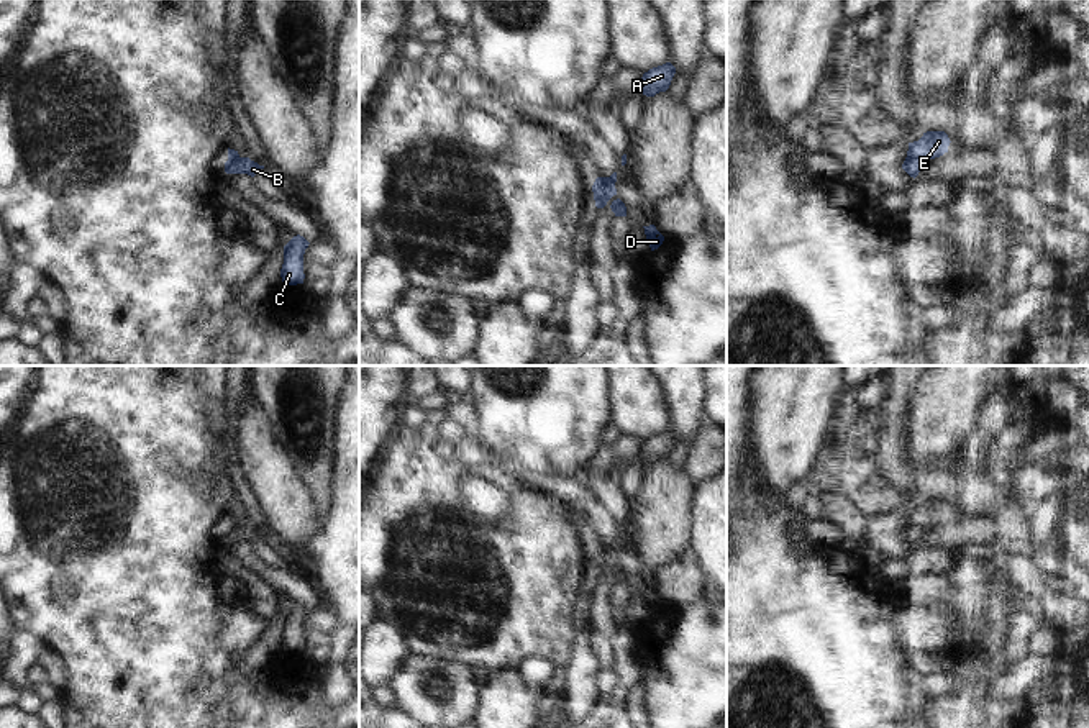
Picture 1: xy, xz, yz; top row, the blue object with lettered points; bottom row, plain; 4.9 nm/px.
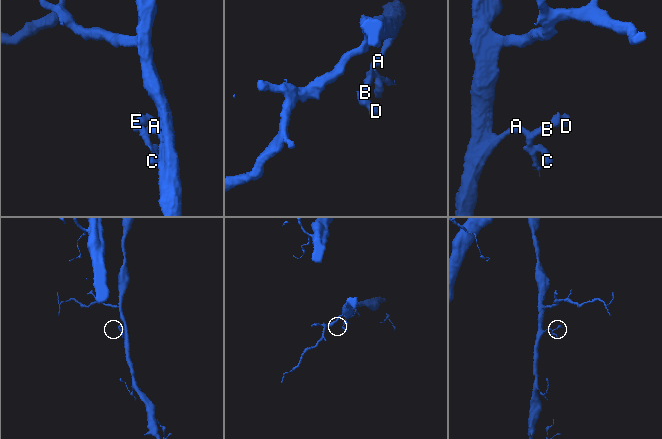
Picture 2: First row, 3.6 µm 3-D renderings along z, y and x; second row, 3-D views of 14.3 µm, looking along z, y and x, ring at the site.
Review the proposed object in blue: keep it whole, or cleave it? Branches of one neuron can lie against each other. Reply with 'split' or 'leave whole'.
split

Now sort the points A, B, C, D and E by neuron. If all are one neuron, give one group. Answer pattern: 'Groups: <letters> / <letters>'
Groups: A B C / D E

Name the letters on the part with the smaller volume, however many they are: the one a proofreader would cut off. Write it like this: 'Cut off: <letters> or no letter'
Cut off: D, E

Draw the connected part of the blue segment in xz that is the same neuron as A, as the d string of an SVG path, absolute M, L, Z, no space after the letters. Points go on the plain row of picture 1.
M671 430L653 435L643 441L640 449L640 461L646 464L654 464L659 459L666 459L671 453L671 448L676 441L676 435Z

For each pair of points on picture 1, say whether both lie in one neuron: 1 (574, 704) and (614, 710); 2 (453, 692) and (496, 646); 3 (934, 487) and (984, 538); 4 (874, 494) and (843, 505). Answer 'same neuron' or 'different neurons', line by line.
1: different neurons
2: different neurons
3: different neurons
4: different neurons

